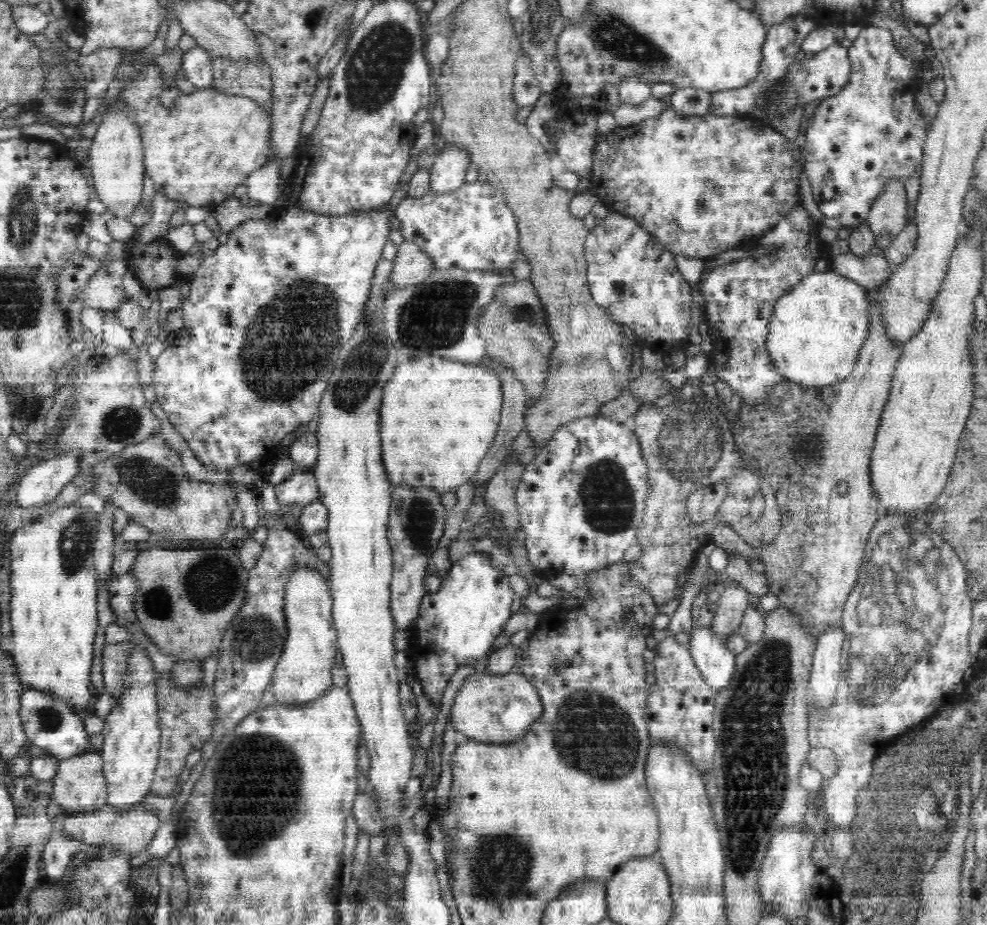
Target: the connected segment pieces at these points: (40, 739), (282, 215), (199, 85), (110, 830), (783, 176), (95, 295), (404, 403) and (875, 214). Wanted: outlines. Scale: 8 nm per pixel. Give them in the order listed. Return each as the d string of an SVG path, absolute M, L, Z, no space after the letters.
M23 685L19 715L28 744L48 751L52 757L67 759L92 750L88 744L90 735L84 729L84 720L74 713L72 705L60 700L60 697L52 696L52 693L40 692L30 685Z
M287 205L284 208L272 209L266 218L246 219L228 234L229 239L225 245L219 245L214 254L203 258L200 268L194 272L190 281L189 296L183 300L180 307L184 316L184 329L182 334L178 334L178 338L182 340L182 344L168 345L156 358L153 384L157 394L156 401L168 415L172 427L176 428L186 446L191 448L194 456L208 470L230 472L236 466L249 466L250 462L265 457L266 449L277 448L288 434L296 432L298 426L305 426L319 416L320 400L333 370L336 369L341 344L355 332L361 313L369 300L370 280L378 260L382 258L382 250L392 230L390 216L394 216L390 210L372 211L372 214L320 216L296 205Z
M197 44L183 56L181 71L196 89L206 89L211 84L213 76L210 61L208 50Z
M136 804L130 810L122 812L105 805L96 812L88 814L60 812L53 822L53 831L62 831L70 839L88 844L89 849L94 848L96 845L106 844L112 845L112 848L116 850L134 854L144 850L152 842L152 838L154 838L154 834L160 828L161 823L160 819L154 815L154 812L148 811L142 804Z
M664 110L654 118L646 118L642 122L633 123L628 128L612 130L610 134L596 136L596 146L592 152L592 174L586 186L599 198L609 211L620 213L624 217L632 217L640 223L642 228L652 233L655 240L662 244L666 250L682 256L711 260L719 253L729 249L742 249L758 244L759 238L767 233L774 225L783 220L788 213L798 208L800 202L800 188L798 188L798 150L790 139L780 134L769 125L763 124L758 118L749 116L748 113L739 115L716 116L680 116L678 112Z
M124 259L102 264L91 276L86 286L80 289L79 300L84 307L103 310L104 314L115 314L124 302L130 302L124 292L122 278L128 272Z
M421 355L419 358L400 360L399 365L394 370L394 378L387 380L383 388L383 404L380 407L380 440L381 449L383 450L383 465L388 470L387 477L392 478L391 486L394 488L400 486L428 486L438 490L441 495L444 492L455 492L459 486L468 483L468 480L478 472L480 461L494 442L500 422L501 408L503 407L503 388L501 380L495 375L495 371L482 366L482 364L452 362L446 358L438 358L438 355Z
M901 180L886 182L880 196L874 200L866 221L875 236L876 246L883 251L909 223L906 219L907 204L906 189Z

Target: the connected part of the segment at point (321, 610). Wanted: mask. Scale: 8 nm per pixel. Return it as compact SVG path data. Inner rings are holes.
M296 570L288 583L288 642L280 655L270 689L278 705L304 705L332 688L331 670L338 654L330 583L316 570Z

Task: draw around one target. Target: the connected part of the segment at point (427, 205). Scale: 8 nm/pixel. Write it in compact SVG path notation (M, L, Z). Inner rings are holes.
M488 181L485 182L472 182L464 183L458 190L452 190L452 192L442 192L442 194L436 194L435 192L430 192L421 196L420 198L404 197L401 202L396 207L396 218L400 220L401 227L400 232L404 237L404 241L413 242L416 246L419 246L431 259L433 262L434 269L440 270L450 270L452 266L463 267L464 270L488 270L488 271L510 271L510 266L514 260L521 258L521 252L518 246L519 234L518 227L516 227L516 217L512 213L511 207L507 205L506 199L500 190L492 186Z

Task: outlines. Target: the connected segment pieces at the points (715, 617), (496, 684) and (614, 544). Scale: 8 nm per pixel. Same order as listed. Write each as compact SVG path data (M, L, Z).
M739 586L720 587L721 596L716 612L708 619L712 632L726 638L736 633L743 621L745 610L750 607L749 592Z
M478 668L468 675L450 708L449 721L456 732L483 743L509 743L520 740L543 715L537 688L520 673L494 675Z
M594 416L579 418L576 421L568 422L567 425L560 426L556 433L529 462L521 476L521 483L516 491L517 511L519 512L519 526L525 535L525 546L528 560L534 565L534 569L546 572L550 576L565 573L570 576L584 575L592 573L600 568L606 568L623 560L624 553L630 546L636 543L636 530L643 519L645 502L648 496L648 467L642 457L640 443L636 434L632 430L630 423L620 423L608 420L606 417Z

